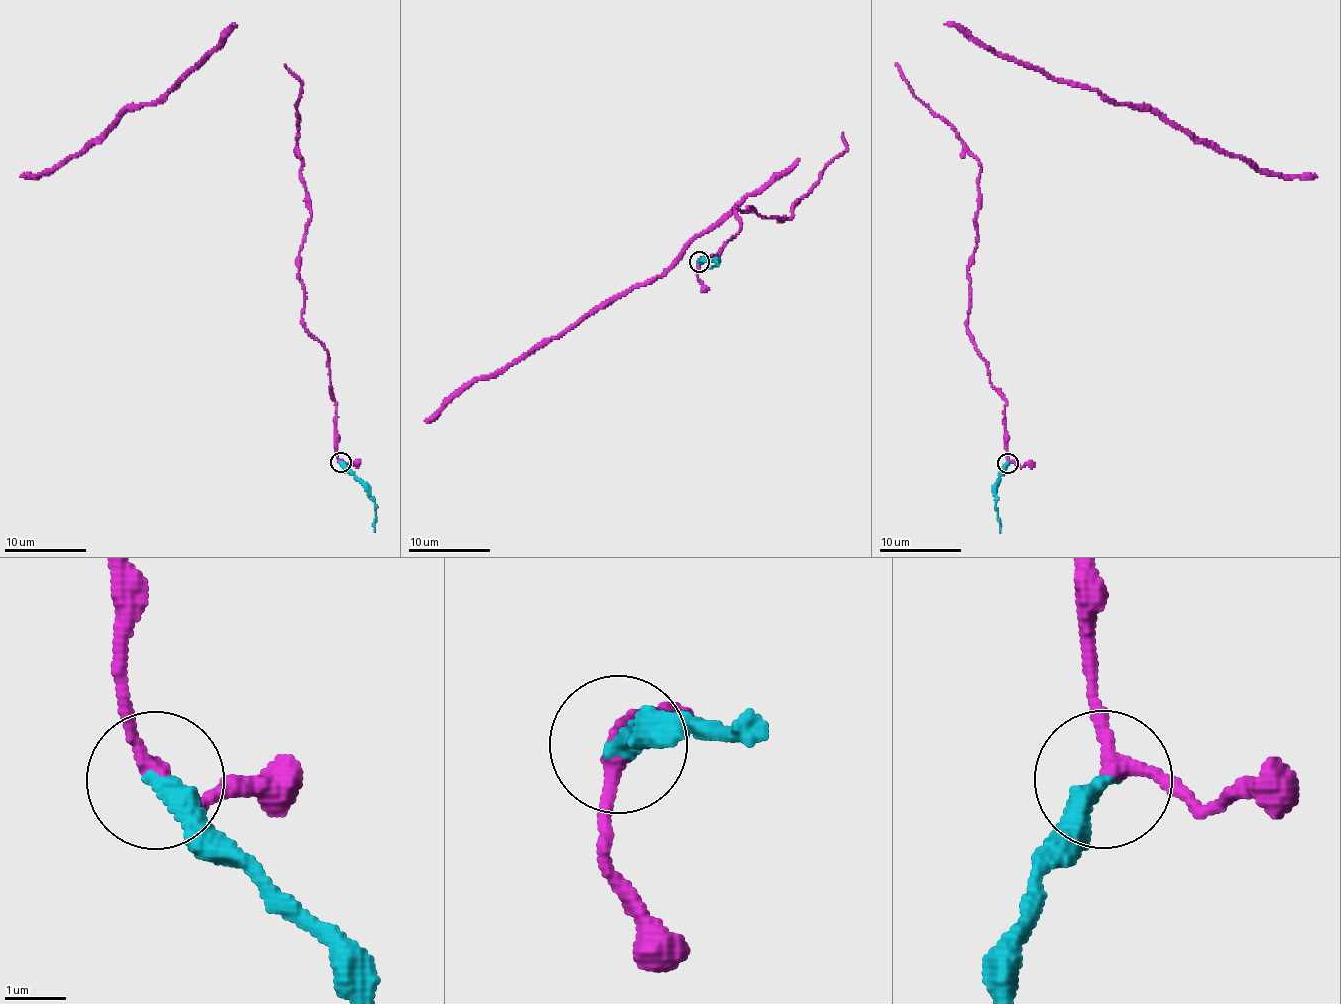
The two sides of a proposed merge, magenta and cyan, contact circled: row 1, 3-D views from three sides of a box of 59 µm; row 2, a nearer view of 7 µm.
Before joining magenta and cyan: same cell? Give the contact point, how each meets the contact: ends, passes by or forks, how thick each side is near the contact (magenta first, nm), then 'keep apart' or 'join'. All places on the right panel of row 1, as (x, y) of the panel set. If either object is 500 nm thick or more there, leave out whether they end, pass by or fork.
place (1008, 463); magenta passes by; cyan ends; calibres 220 and 360 nm; join

